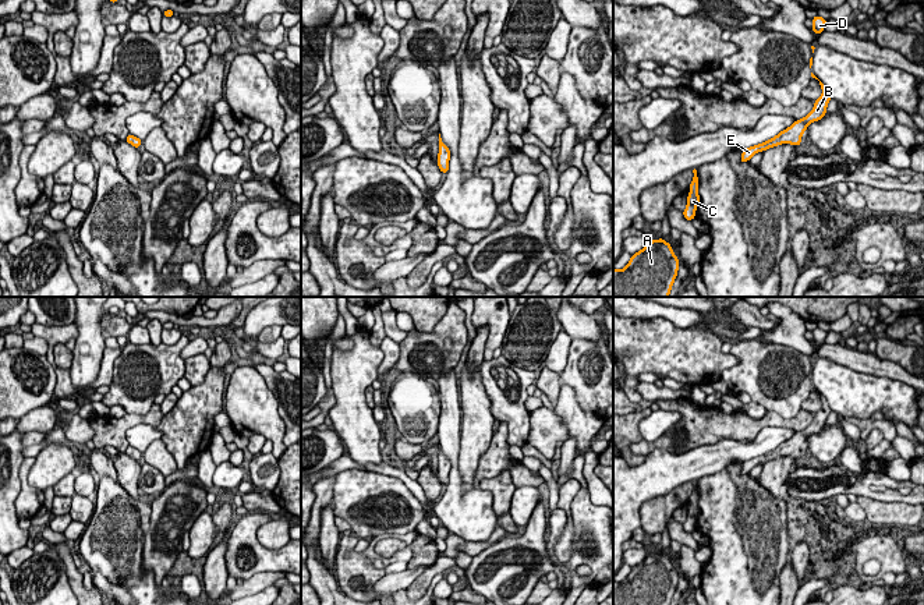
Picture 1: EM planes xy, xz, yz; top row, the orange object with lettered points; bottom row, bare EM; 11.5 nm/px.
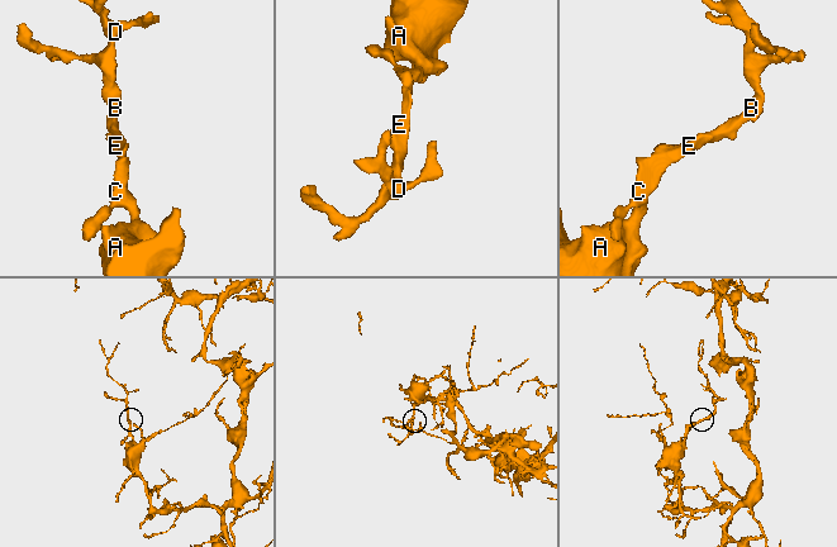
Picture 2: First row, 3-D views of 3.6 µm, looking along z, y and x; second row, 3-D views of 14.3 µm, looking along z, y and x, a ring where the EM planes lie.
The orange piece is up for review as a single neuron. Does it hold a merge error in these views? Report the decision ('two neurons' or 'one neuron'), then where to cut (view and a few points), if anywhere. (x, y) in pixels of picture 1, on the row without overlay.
one neuron; no cut

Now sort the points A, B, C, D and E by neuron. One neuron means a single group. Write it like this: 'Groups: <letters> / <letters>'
Groups: A B C D E

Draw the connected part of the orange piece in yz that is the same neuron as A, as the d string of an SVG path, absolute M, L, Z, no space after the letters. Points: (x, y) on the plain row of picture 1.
M662 549L648 553L647 558L631 567L629 576L617 583L613 580L613 605L670 605L679 583L679 570L672 558Z

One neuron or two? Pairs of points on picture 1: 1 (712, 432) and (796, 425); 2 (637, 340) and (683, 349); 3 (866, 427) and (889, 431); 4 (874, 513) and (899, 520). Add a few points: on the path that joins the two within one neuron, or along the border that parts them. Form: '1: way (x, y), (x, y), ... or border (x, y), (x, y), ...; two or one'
1: way (733, 427), (754, 427), (764, 421), (775, 421); one
2: way (648, 345), (672, 349); one
3: way (871, 424), (884, 425); one
4: way (880, 513), (894, 515); one

